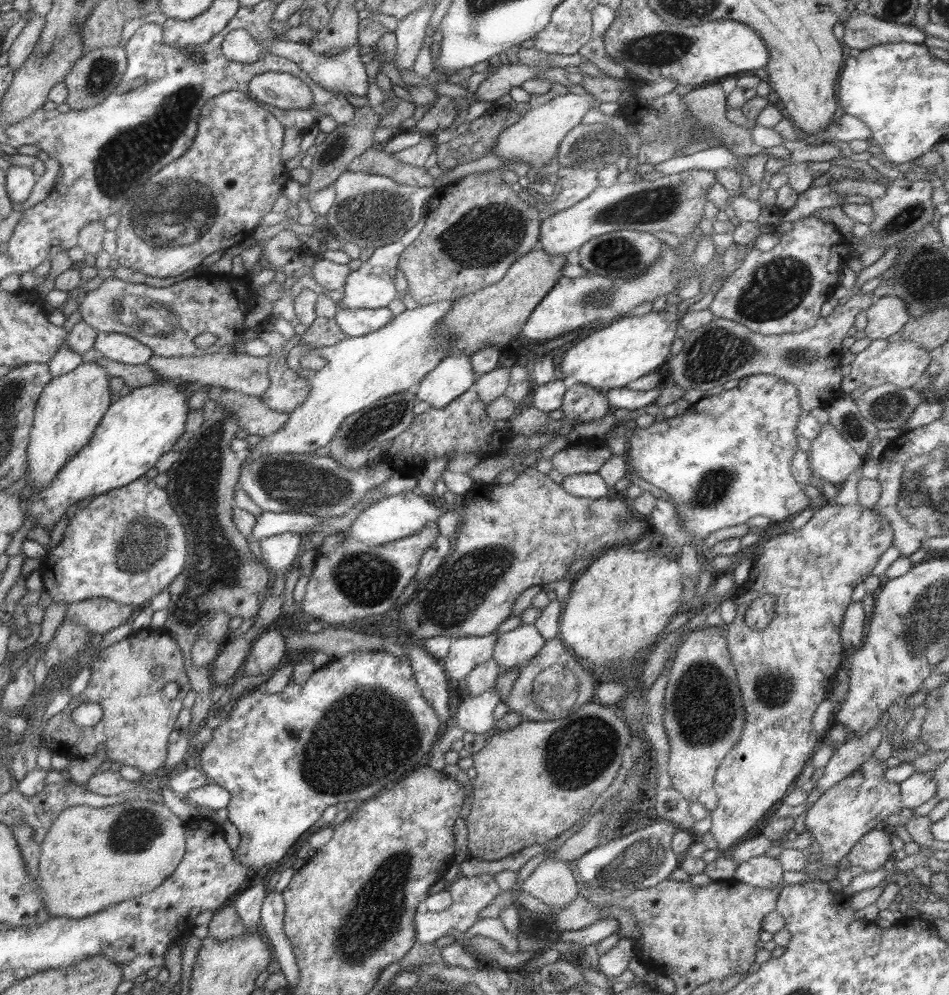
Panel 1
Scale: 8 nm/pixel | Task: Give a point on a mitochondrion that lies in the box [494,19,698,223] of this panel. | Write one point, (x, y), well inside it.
(668, 124)

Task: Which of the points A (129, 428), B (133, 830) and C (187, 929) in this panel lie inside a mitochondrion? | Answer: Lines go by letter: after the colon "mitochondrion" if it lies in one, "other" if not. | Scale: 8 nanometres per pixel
A: other
B: mitochondrion
C: other

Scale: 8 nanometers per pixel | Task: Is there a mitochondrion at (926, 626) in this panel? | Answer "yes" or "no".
yes

